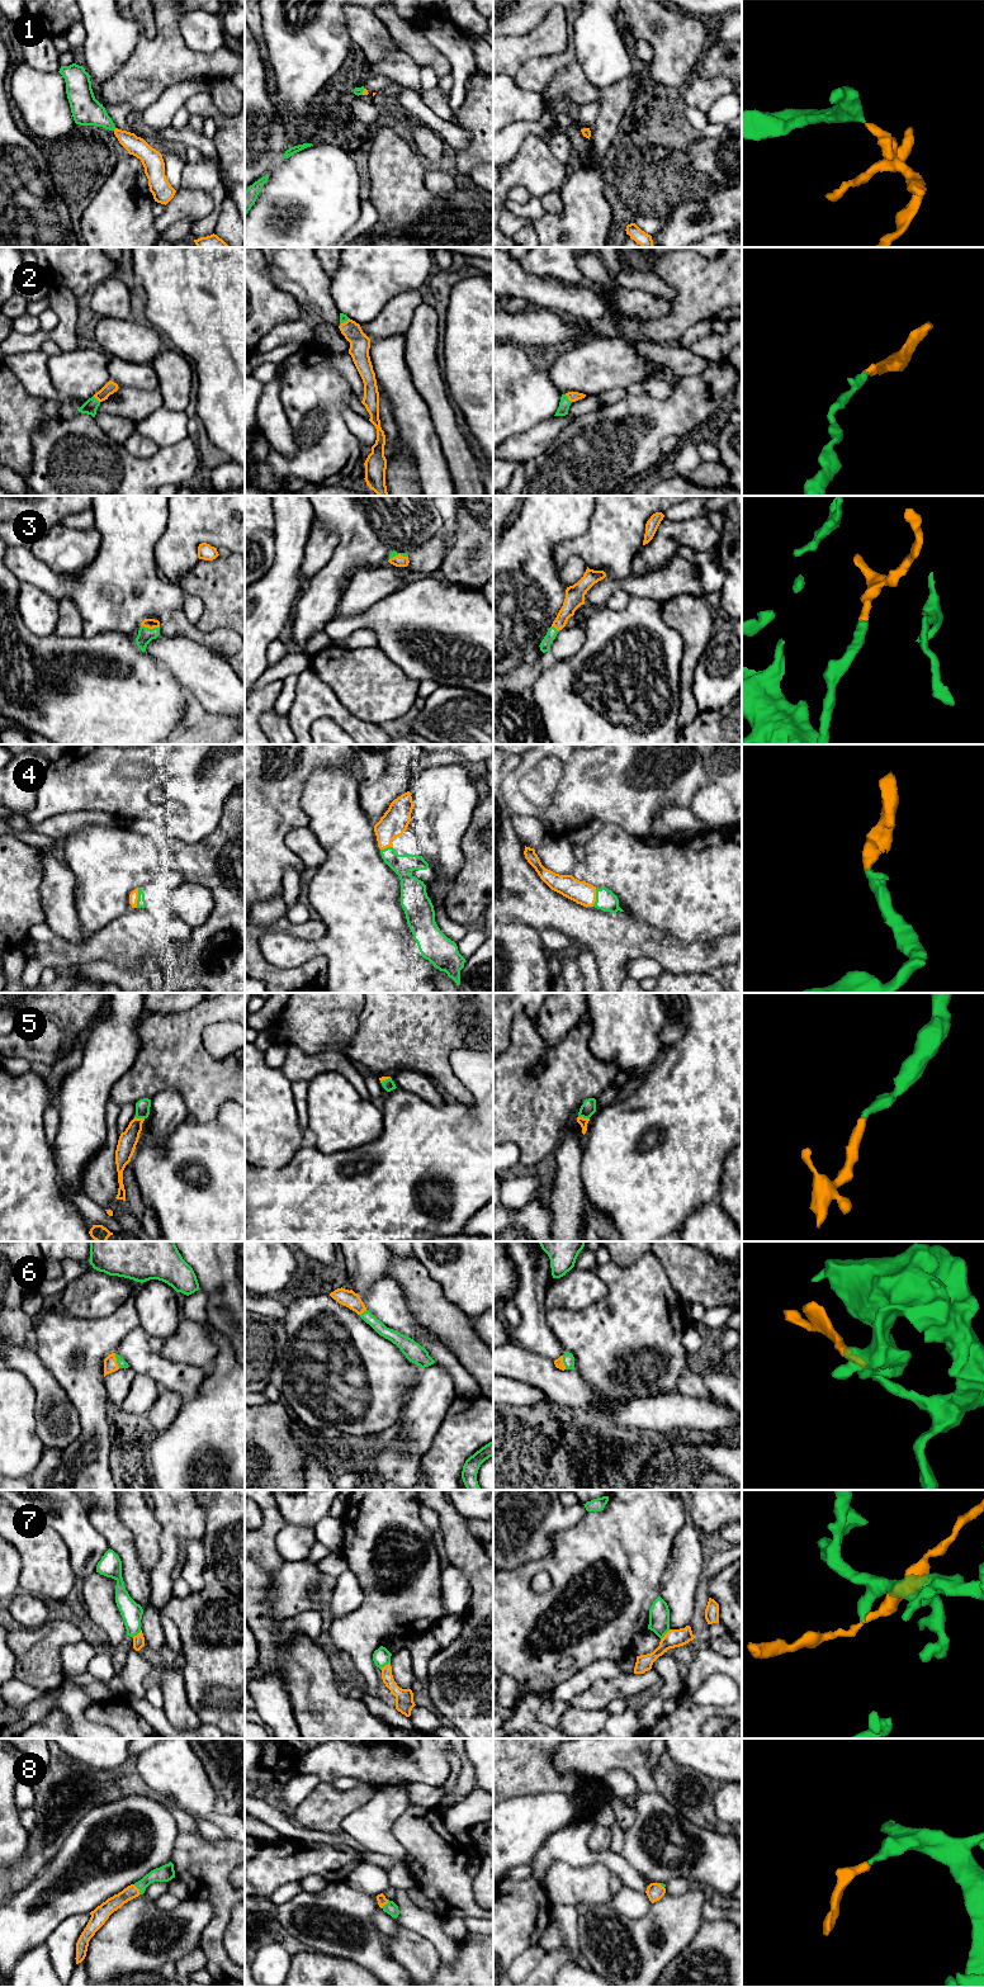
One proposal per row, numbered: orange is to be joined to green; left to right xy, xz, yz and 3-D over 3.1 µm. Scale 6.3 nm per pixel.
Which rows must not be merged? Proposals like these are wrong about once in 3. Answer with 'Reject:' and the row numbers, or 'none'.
Reject: 7

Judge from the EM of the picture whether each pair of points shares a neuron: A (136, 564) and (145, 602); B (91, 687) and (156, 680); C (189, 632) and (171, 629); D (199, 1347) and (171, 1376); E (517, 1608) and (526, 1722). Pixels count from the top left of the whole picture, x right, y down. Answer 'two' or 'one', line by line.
A: one
B: one
C: one
D: two
E: two

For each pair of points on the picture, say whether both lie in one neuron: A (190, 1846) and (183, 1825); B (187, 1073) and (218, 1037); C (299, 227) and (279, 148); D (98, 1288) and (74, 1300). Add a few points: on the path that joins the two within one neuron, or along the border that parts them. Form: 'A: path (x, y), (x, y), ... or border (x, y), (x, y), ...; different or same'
A: border (180, 1832), (192, 1832), (206, 1839); different
B: border (207, 1025), (203, 1046), (216, 1058), (231, 1055); different
C: border (282, 159), (268, 174); different
D: path (91, 1295), (80, 1299); same

